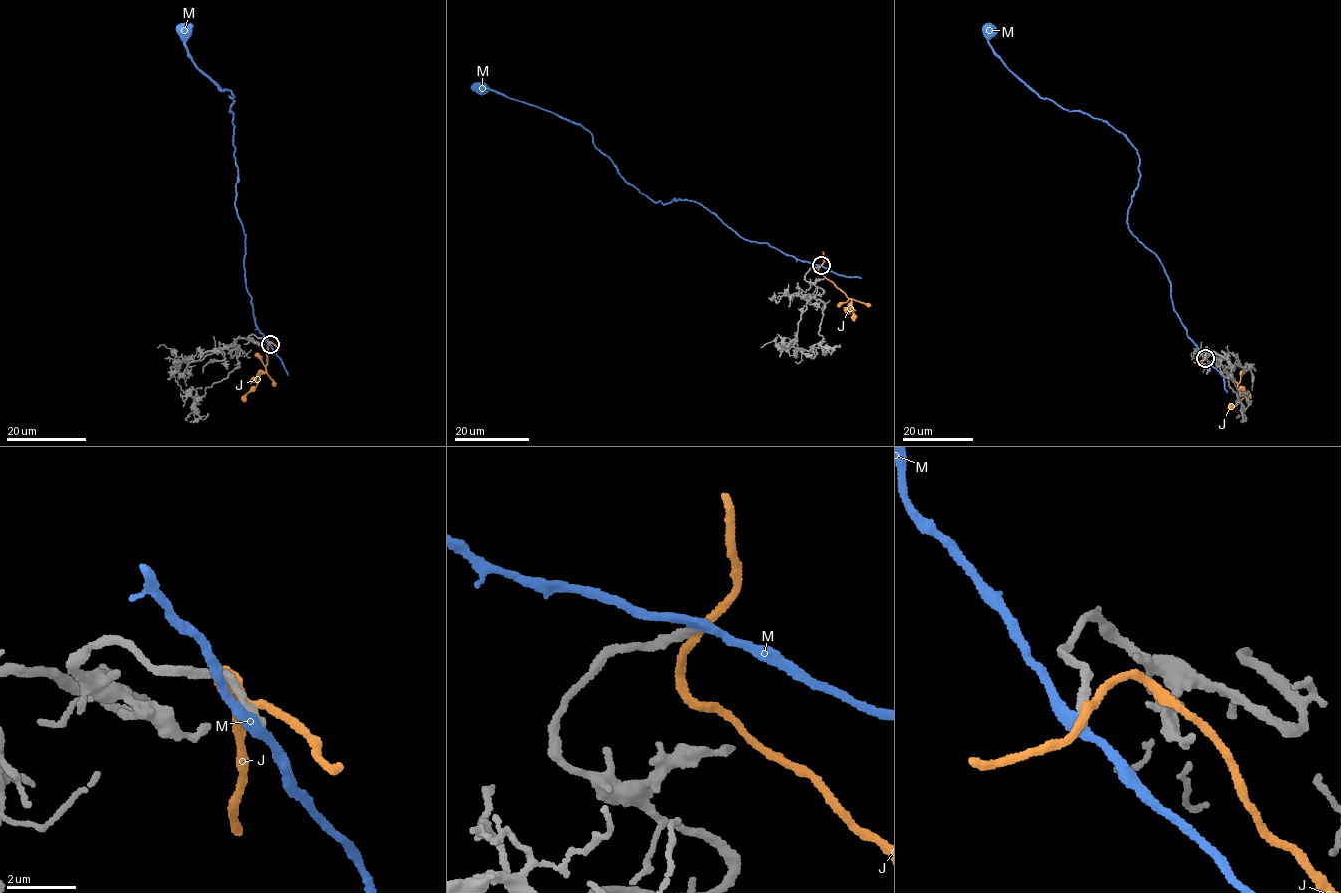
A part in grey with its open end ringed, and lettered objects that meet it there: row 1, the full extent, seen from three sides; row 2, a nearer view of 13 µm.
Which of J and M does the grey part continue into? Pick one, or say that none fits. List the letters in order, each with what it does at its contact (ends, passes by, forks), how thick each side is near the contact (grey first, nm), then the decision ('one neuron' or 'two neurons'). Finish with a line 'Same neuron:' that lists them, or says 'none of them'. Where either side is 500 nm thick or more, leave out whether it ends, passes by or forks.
J: it passes by; calibres 280 and 240 nm; two neurons
M: it passes by; calibres 240 and 280 nm; two neurons
Same neuron: none of them

